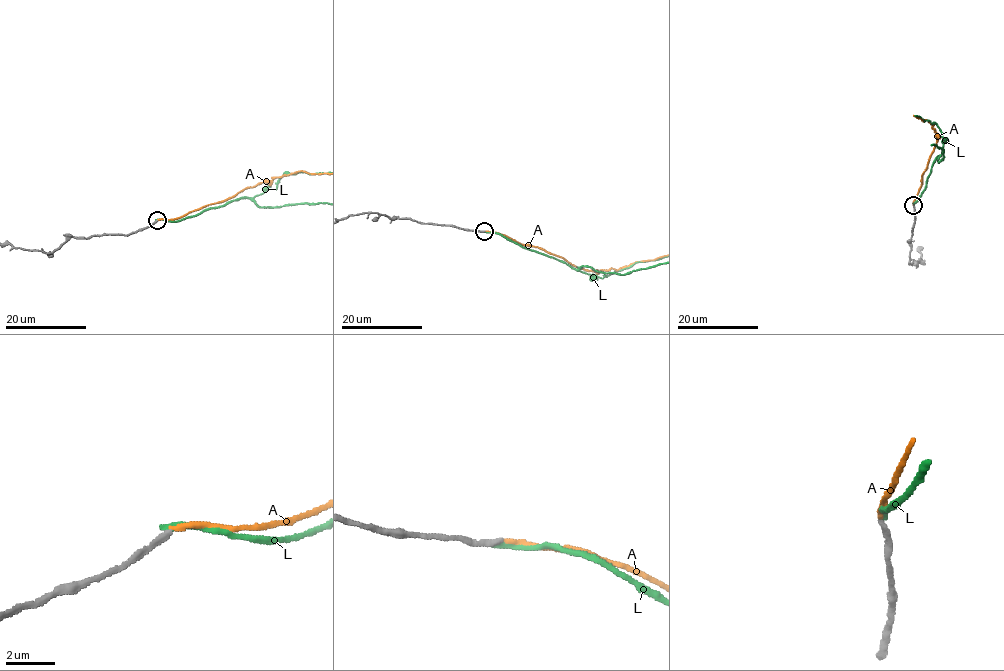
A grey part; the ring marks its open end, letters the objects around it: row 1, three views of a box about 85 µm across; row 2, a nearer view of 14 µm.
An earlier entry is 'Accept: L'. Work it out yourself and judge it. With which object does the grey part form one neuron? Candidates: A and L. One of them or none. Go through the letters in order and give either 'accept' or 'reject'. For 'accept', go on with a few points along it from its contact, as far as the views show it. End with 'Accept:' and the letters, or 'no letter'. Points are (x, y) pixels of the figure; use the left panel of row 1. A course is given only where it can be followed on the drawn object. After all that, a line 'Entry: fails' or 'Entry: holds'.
A: accept
L: reject
Accept: A
Entry: fails

